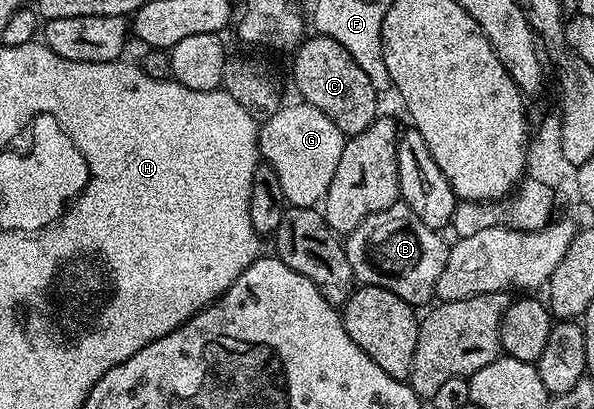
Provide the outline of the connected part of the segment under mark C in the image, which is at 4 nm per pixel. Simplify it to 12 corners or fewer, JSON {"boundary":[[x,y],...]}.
{"boundary":[[346,47],[296,49],[299,99],[345,137],[375,122],[378,93]]}

